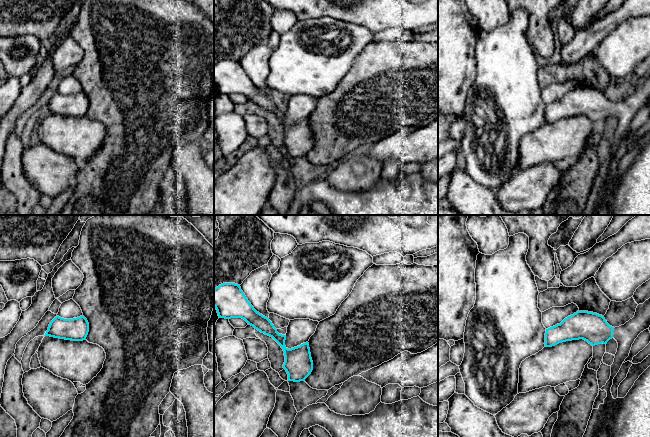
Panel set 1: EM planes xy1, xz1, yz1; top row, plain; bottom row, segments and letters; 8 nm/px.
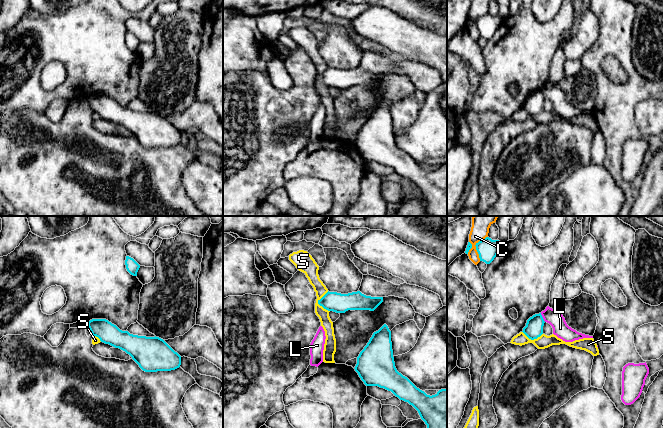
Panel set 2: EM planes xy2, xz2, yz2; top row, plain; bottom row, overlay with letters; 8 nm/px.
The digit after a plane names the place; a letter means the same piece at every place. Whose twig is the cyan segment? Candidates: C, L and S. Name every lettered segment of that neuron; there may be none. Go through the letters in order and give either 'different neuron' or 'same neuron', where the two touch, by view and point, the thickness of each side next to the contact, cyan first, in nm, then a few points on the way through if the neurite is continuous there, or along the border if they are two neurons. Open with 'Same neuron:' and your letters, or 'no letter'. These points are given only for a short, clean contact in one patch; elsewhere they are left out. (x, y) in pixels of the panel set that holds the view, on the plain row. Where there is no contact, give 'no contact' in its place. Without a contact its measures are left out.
Same neuron: no letter
C: different neuron | yz2 (476, 23) | 160/130 nm
L: different neuron | yz2 (542, 93) | 140/130 nm | along yz2 (540, 89), (545, 97)
S: different neuron | xz2 (318, 79) | 160/100 nm | along xz2 (328, 67), (318, 79), (329, 87)

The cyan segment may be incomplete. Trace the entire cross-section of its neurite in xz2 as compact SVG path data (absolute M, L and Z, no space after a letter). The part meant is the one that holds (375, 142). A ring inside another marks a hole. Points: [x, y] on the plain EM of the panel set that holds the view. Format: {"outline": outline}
{"outline": "M386 100L373 109L357 133L357 140L354 145L366 162L384 164L391 167L400 176L412 181L427 201L429 216L447 216L447 164L439 166L435 171L427 171L397 147L393 133L391 107Z"}

